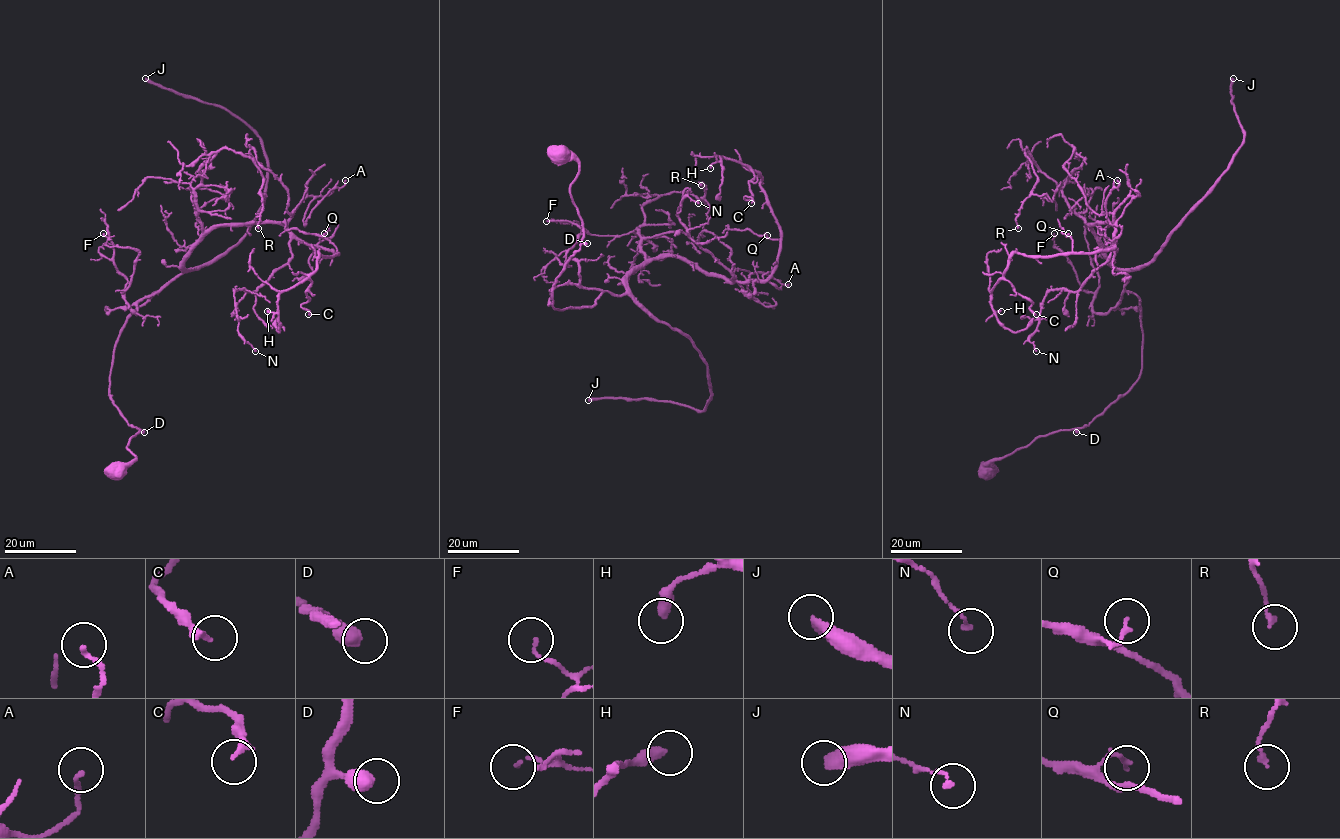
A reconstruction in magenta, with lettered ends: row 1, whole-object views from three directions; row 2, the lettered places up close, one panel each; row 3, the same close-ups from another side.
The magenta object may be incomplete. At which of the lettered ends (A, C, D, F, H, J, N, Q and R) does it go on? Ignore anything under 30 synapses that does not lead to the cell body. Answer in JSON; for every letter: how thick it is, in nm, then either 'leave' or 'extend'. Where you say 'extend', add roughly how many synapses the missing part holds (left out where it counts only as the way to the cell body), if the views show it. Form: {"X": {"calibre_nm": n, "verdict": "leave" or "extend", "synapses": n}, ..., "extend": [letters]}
{"A": {"calibre_nm": 160, "verdict": "leave"}, "C": {"calibre_nm": 240, "verdict": "leave"}, "D": {"calibre_nm": 500, "verdict": "leave"}, "F": {"calibre_nm": 100, "verdict": "leave"}, "H": {"calibre_nm": 360, "verdict": "leave"}, "J": {"calibre_nm": 400, "verdict": "extend", "synapses": 400}, "N": {"calibre_nm": 130, "verdict": "leave"}, "Q": {"calibre_nm": 140, "verdict": "leave"}, "R": {"calibre_nm": 160, "verdict": "leave"}, "extend": ["J"]}

